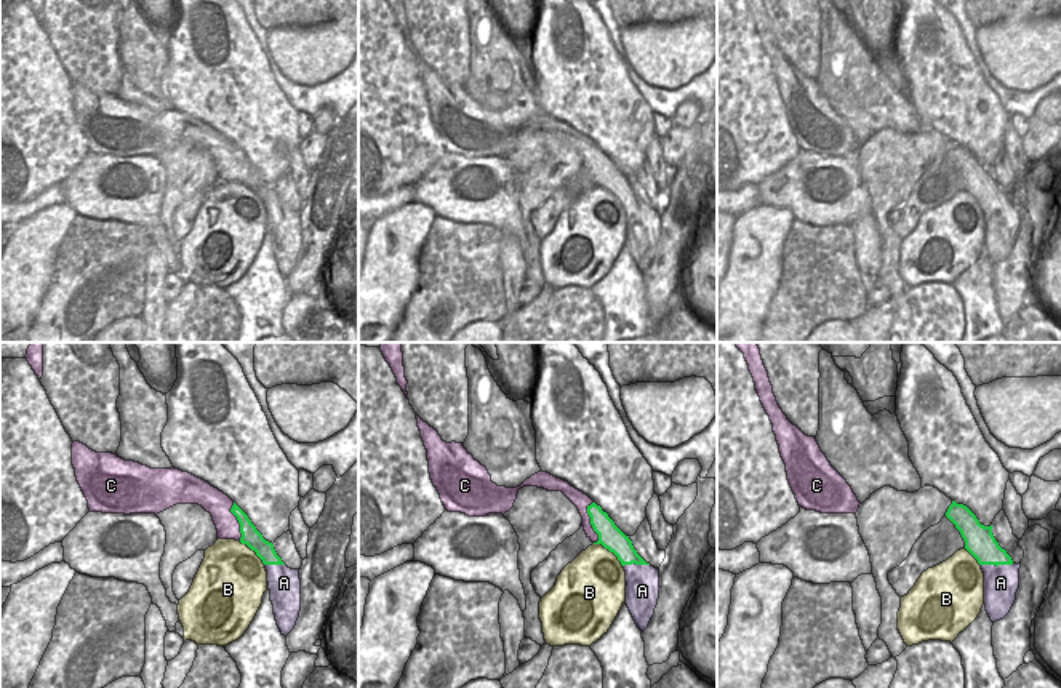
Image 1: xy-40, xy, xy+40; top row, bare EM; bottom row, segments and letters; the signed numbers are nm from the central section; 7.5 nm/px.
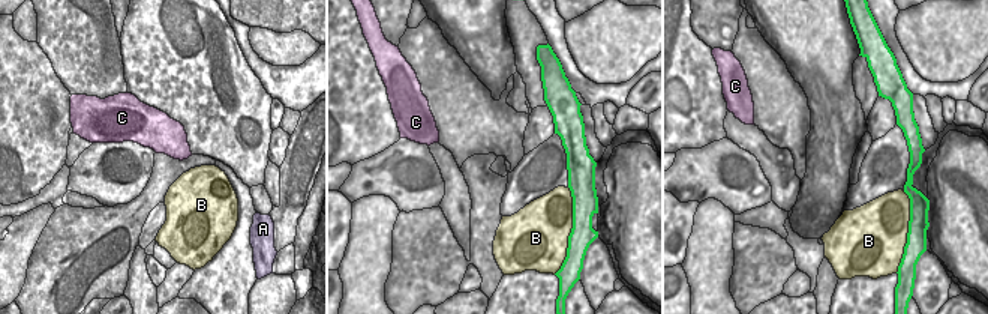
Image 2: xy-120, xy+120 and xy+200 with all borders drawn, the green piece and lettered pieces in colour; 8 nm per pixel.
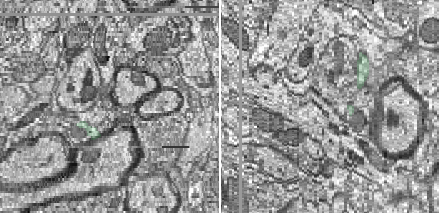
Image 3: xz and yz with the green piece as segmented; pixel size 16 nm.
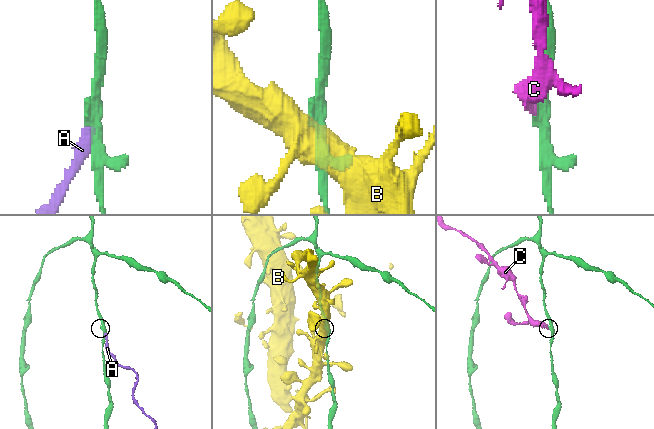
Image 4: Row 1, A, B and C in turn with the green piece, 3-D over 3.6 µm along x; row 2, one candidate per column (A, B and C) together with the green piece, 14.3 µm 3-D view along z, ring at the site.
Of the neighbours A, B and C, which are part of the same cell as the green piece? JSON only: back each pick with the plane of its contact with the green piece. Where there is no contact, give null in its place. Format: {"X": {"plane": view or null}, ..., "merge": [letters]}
{"merge": []}

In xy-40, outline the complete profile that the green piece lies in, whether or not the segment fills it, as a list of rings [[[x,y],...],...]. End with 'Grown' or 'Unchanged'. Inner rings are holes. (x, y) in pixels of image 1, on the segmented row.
[[[235,502],[230,512],[237,517],[240,523],[242,544],[246,544],[251,550],[254,550],[264,565],[285,565],[282,558],[277,555],[274,544],[262,538],[262,534],[248,518],[248,515]]]. Unchanged.

